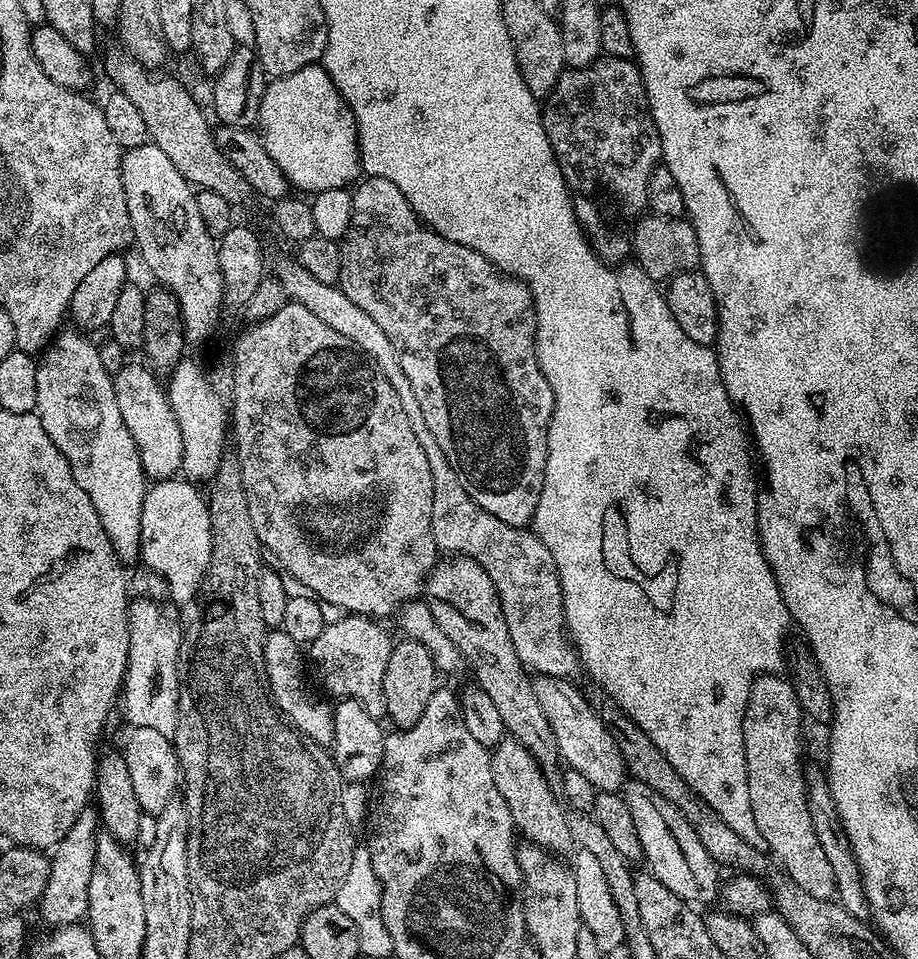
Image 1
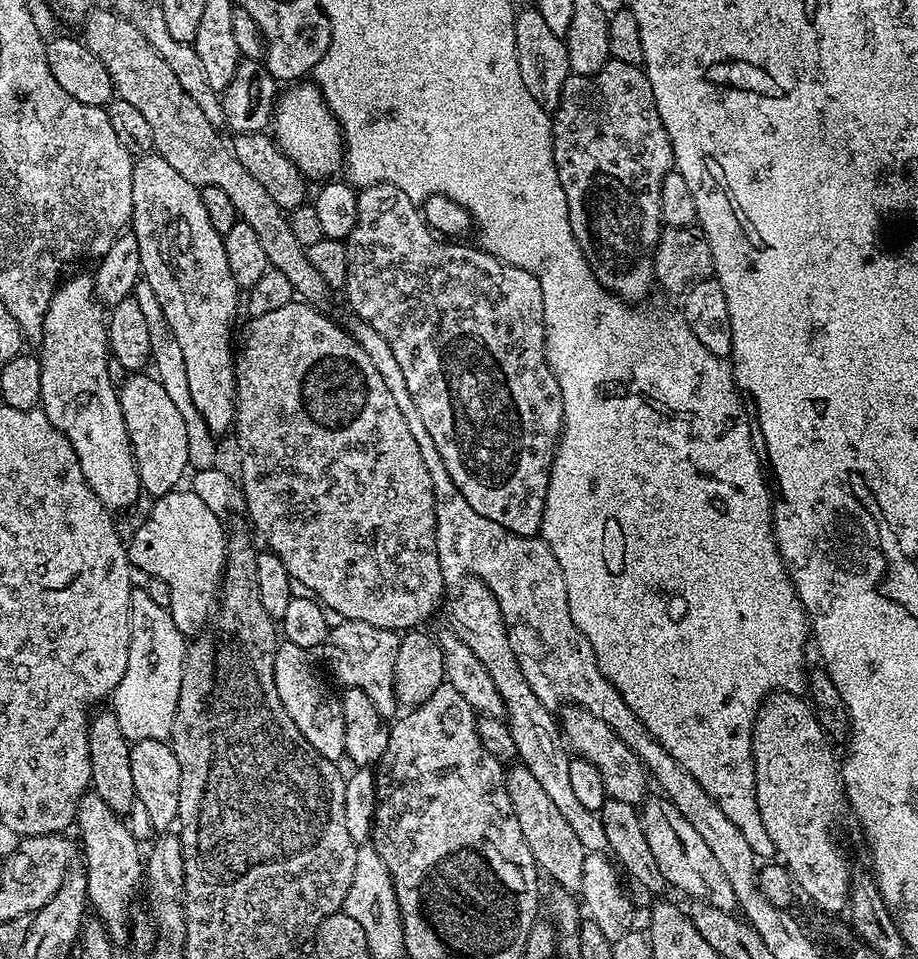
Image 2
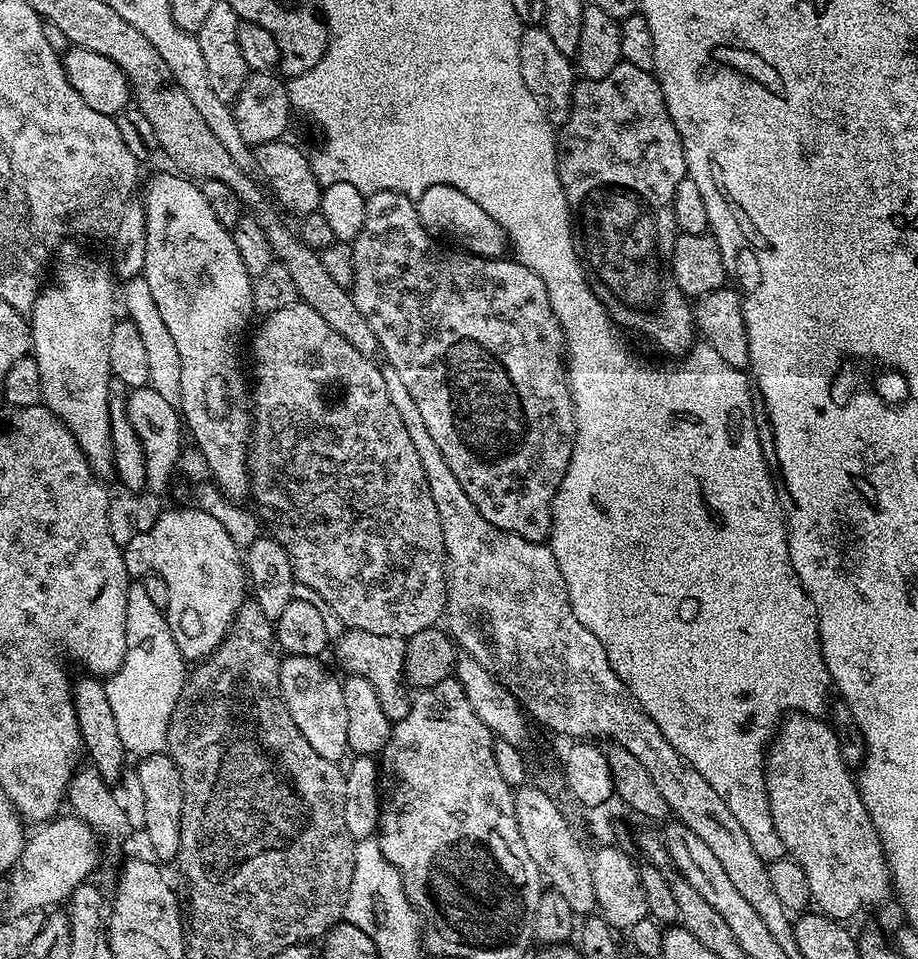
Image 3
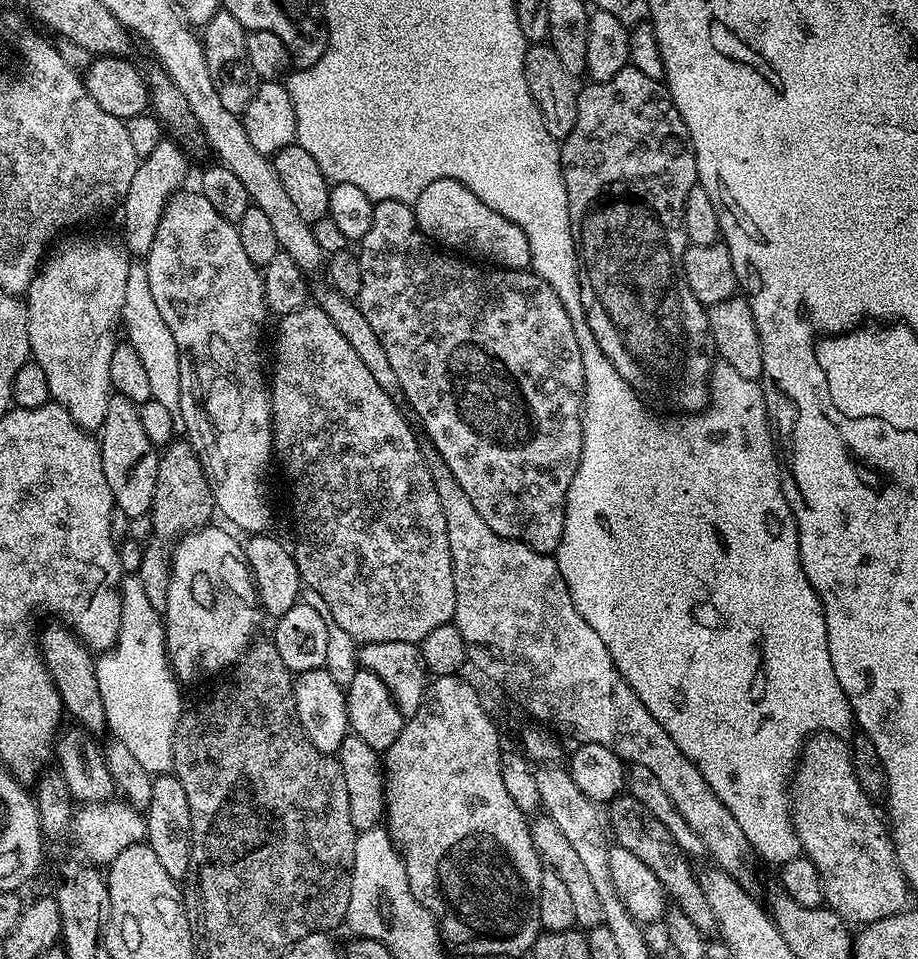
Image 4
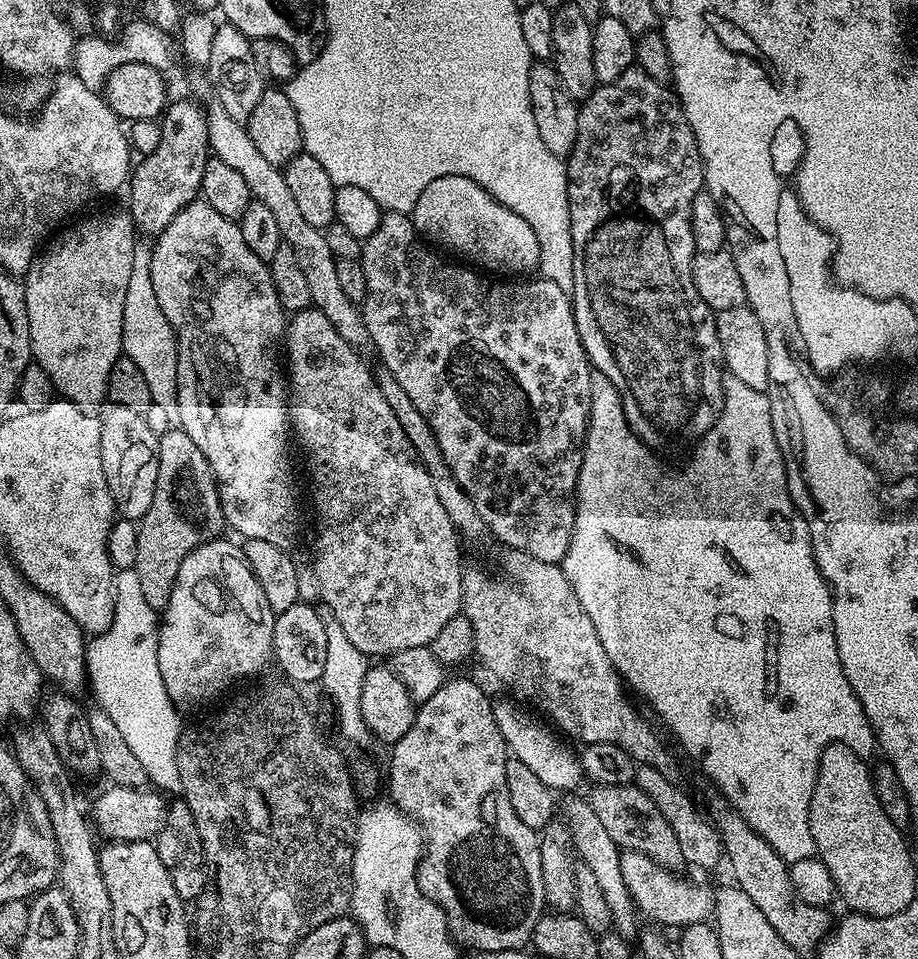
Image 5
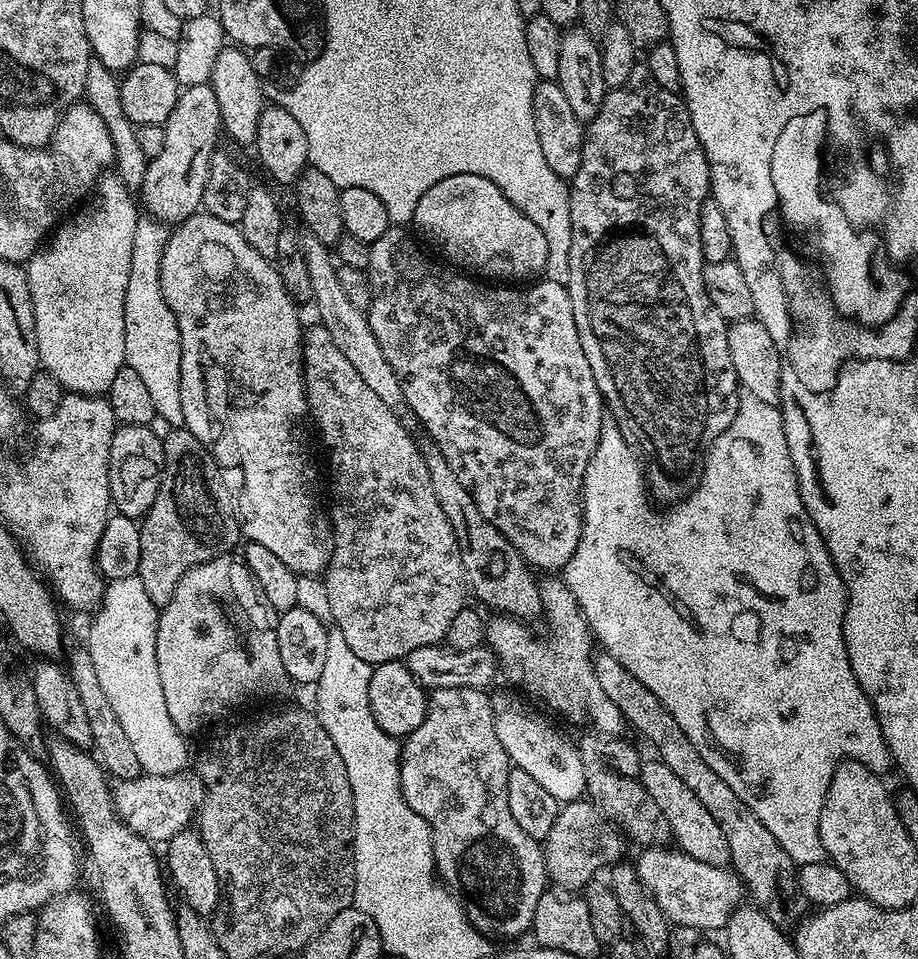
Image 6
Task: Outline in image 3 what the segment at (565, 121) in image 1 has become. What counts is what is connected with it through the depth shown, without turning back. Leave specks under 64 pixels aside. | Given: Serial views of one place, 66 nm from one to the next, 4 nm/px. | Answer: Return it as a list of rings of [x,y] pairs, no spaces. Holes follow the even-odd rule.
[[[622,62],[618,66],[614,66],[614,70],[610,70],[610,74],[606,74],[606,78],[598,78],[597,80],[577,79],[576,84],[572,87],[570,112],[566,122],[559,125],[558,128],[556,169],[558,170],[558,178],[562,182],[562,190],[566,194],[568,215],[572,217],[572,237],[576,243],[576,253],[579,254],[580,263],[586,269],[588,285],[591,286],[592,293],[600,300],[600,305],[608,311],[609,316],[612,317],[612,323],[621,329],[629,328],[630,331],[645,336],[658,351],[669,352],[672,355],[669,357],[676,358],[687,353],[694,344],[692,336],[697,335],[694,308],[689,297],[684,295],[681,288],[677,288],[676,281],[666,271],[666,261],[672,255],[672,247],[676,244],[678,235],[678,229],[674,222],[674,210],[672,209],[674,190],[678,190],[678,182],[686,179],[688,167],[686,166],[686,154],[682,146],[682,137],[678,134],[678,130],[666,110],[664,95],[655,75],[646,70],[638,70],[638,66],[630,66]]]

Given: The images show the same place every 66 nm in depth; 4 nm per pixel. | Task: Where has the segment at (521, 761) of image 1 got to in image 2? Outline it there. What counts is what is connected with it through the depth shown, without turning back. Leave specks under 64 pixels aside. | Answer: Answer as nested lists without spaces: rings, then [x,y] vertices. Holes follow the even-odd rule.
[[[512,766],[507,769],[504,785],[510,798],[510,806],[514,806],[514,814],[518,818],[518,826],[522,830],[522,838],[526,838],[526,846],[530,846],[530,854],[536,859],[537,869],[553,880],[557,889],[575,893],[582,886],[582,862],[585,858],[582,842],[570,830],[566,818],[554,807],[554,802],[542,790],[535,780],[534,774],[523,766]]]

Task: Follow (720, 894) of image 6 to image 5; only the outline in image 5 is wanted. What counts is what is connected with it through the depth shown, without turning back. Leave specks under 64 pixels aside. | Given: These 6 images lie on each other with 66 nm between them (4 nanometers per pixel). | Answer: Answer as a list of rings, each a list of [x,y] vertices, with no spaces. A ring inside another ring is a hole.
[[[631,850],[621,851],[620,866],[622,882],[626,882],[626,890],[630,890],[630,898],[636,904],[641,917],[649,916],[656,924],[665,924],[668,928],[683,930],[689,924],[703,924],[713,919],[716,910],[716,897],[713,889],[706,885],[691,884],[680,874],[674,875],[669,868],[658,866],[646,854],[638,854]]]

